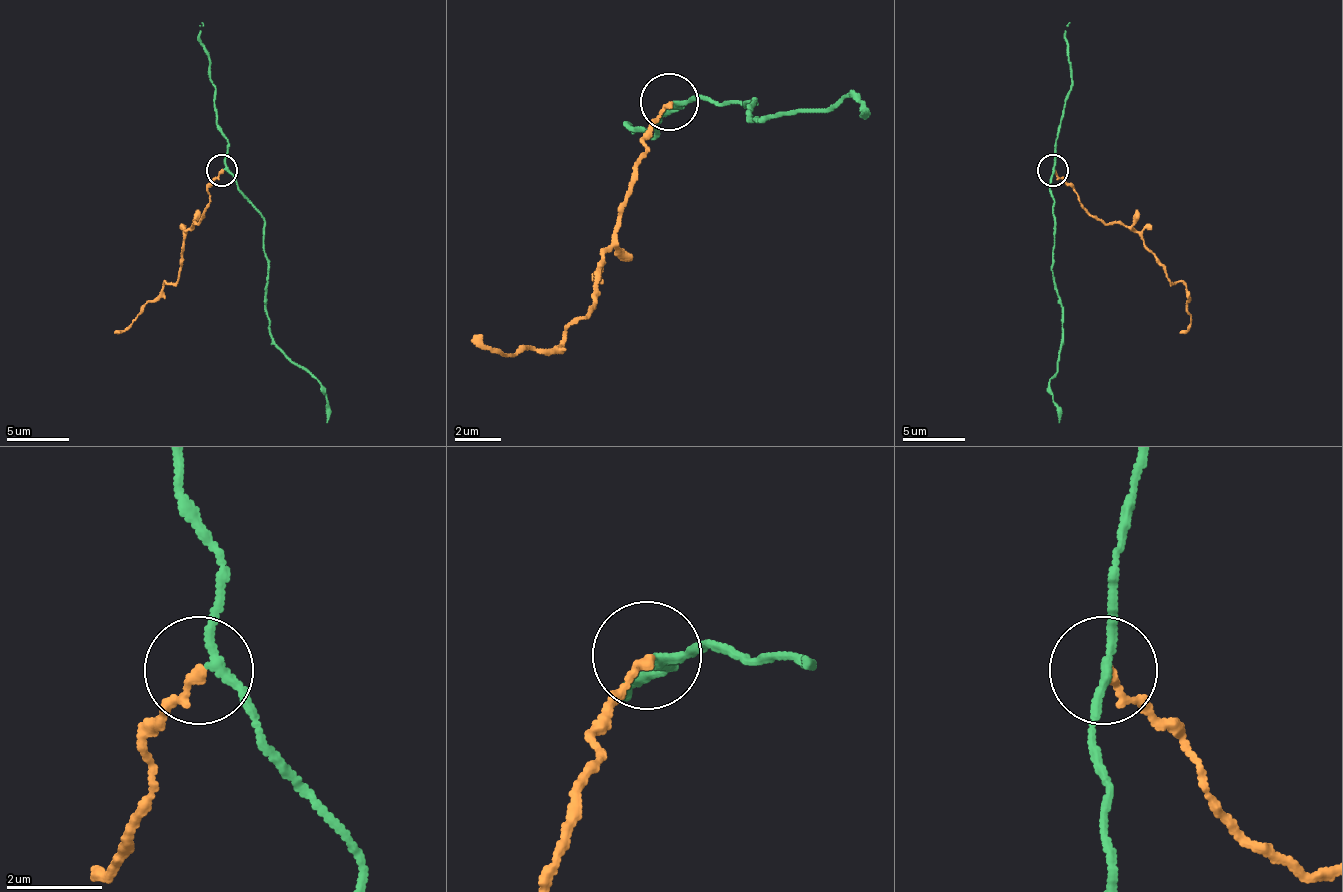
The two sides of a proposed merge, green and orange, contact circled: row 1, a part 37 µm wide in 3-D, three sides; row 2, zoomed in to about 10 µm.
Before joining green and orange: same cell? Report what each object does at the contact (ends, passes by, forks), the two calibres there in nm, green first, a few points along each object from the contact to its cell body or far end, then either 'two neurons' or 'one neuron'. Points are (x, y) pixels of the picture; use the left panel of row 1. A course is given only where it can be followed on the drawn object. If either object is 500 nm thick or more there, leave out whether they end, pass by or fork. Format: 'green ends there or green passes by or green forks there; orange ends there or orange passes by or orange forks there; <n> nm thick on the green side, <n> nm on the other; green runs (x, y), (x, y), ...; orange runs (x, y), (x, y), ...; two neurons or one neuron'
green passes by; orange ends there; 160 nm thick on the green side, 190 nm on the other; green runs (223, 168), (263, 221), (270, 337), (320, 384), (326, 422); orange runs (223, 171), (207, 190), (210, 205), (185, 233), (179, 277), (166, 284), (125, 328), (113, 334); two neurons

